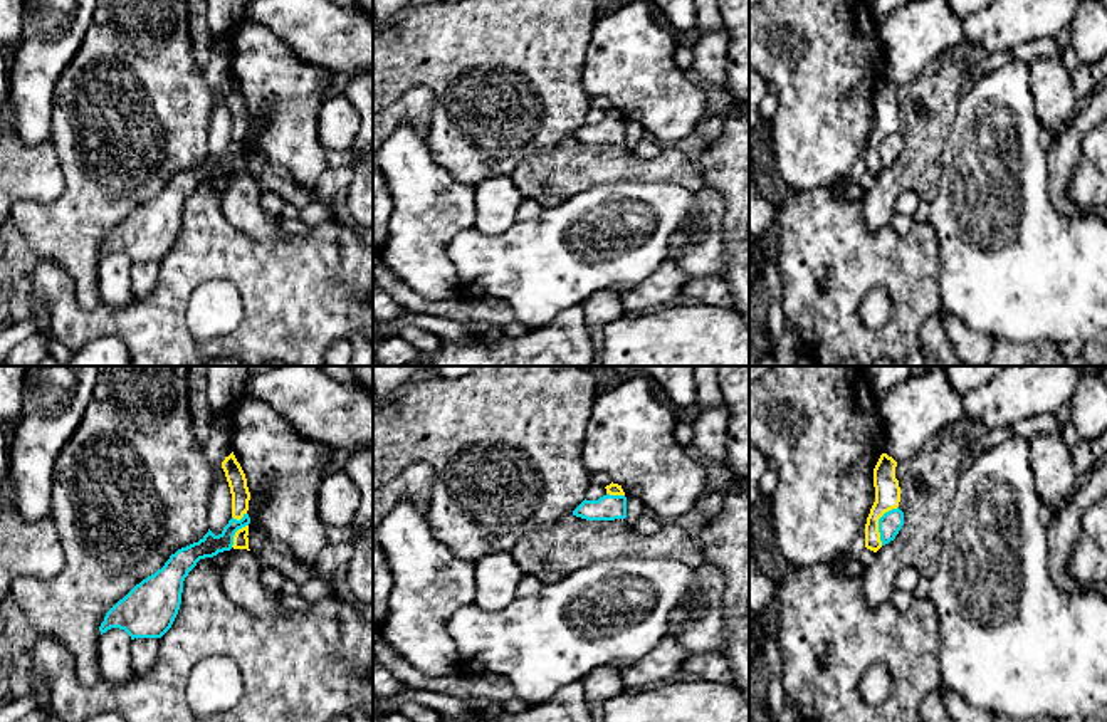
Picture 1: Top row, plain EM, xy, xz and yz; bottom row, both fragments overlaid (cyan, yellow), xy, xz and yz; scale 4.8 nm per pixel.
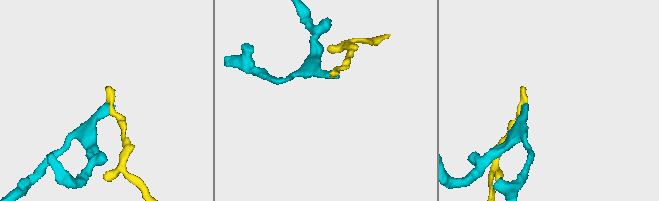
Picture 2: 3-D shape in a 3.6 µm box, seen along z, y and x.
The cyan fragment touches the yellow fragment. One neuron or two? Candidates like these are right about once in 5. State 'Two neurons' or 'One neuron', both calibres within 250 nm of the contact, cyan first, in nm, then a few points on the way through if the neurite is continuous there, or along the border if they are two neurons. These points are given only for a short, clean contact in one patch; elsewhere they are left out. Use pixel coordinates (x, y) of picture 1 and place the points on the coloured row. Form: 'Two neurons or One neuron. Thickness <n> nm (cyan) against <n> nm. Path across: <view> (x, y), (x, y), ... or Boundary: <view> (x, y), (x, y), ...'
Two neurons. Thickness 110 nm (cyan) against 130 nm. Boundary: yz (897, 506), (879, 519), (881, 544)

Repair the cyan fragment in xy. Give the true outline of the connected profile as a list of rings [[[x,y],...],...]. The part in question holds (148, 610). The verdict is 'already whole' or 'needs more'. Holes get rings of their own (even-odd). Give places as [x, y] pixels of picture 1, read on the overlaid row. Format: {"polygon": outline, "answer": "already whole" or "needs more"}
{"polygon": [[[244,514],[240,521],[230,519],[223,531],[215,536],[210,529],[198,541],[186,547],[178,549],[165,562],[161,569],[136,584],[123,599],[119,599],[104,616],[99,626],[101,635],[111,628],[124,630],[131,640],[134,638],[161,638],[173,625],[183,593],[183,581],[188,573],[197,566],[200,559],[213,557],[218,552],[230,551],[233,546],[233,536],[239,529],[250,524],[249,514]]], "answer": "already whole"}

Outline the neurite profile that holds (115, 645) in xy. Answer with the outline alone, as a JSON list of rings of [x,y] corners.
[[[111,628],[97,641],[97,662],[102,682],[126,683],[136,673],[131,665],[131,636]]]

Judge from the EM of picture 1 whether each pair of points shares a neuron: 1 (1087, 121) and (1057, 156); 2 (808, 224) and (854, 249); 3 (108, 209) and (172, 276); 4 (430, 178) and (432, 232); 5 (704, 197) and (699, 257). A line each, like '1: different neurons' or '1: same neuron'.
1: same neuron
2: same neuron
3: different neurons
4: same neuron
5: same neuron

